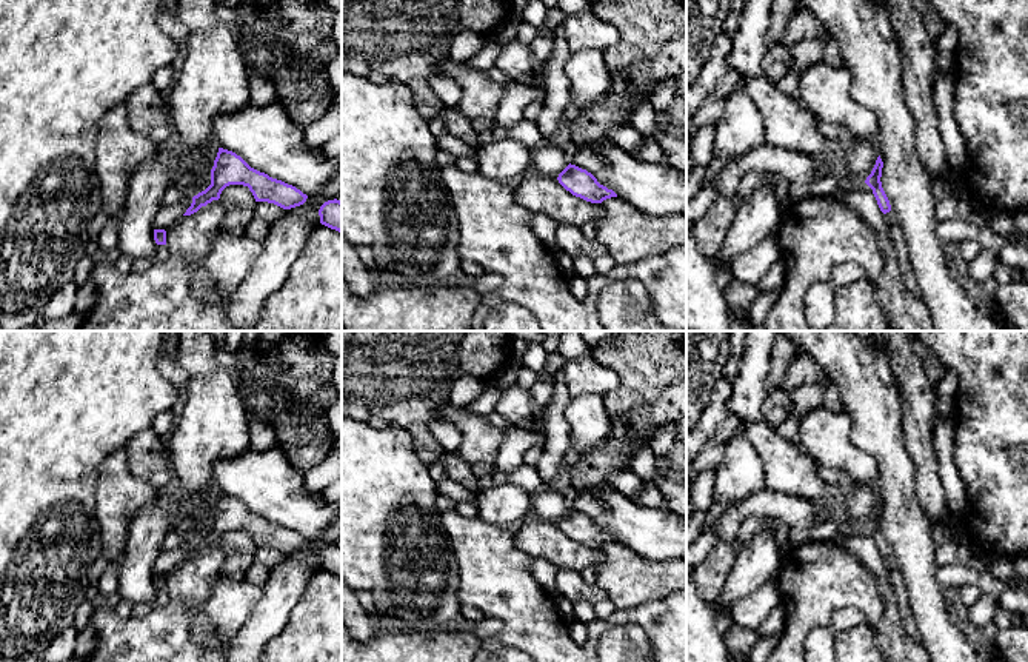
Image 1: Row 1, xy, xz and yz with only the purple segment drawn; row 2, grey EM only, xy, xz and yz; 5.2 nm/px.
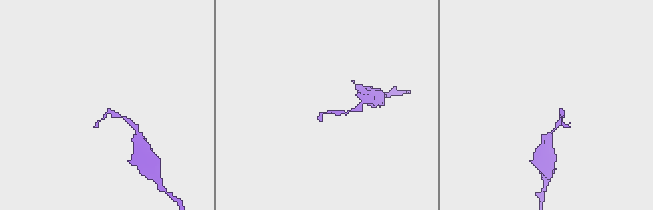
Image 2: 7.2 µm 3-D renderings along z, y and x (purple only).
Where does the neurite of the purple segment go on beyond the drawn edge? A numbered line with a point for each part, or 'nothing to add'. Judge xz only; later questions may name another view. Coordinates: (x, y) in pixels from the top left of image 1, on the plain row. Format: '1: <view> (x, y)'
nothing to add

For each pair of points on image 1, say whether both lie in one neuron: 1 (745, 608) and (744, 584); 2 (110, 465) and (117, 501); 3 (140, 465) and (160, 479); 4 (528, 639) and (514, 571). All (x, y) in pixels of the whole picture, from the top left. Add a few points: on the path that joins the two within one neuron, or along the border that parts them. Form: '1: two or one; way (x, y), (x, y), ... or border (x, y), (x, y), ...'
1: two; border (774, 578), (762, 582), (731, 608)
2: one; way (114, 474), (117, 491)
3: one; way (145, 465), (156, 474)
4: one; way (528, 622), (528, 611), (514, 598), (514, 588)

